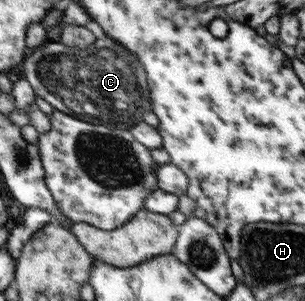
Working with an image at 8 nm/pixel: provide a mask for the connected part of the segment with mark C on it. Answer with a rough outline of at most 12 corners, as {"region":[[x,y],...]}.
{"region":[[89,28],[74,54],[46,41],[22,75],[54,110],[129,130],[151,112],[130,51]]}

